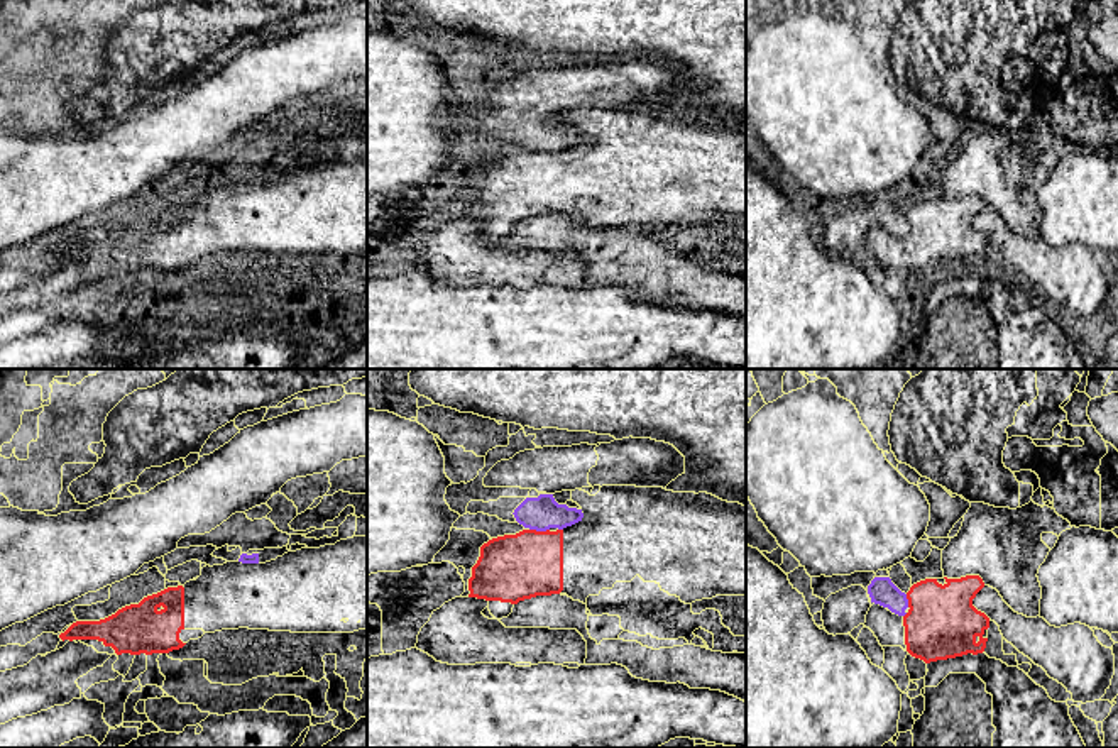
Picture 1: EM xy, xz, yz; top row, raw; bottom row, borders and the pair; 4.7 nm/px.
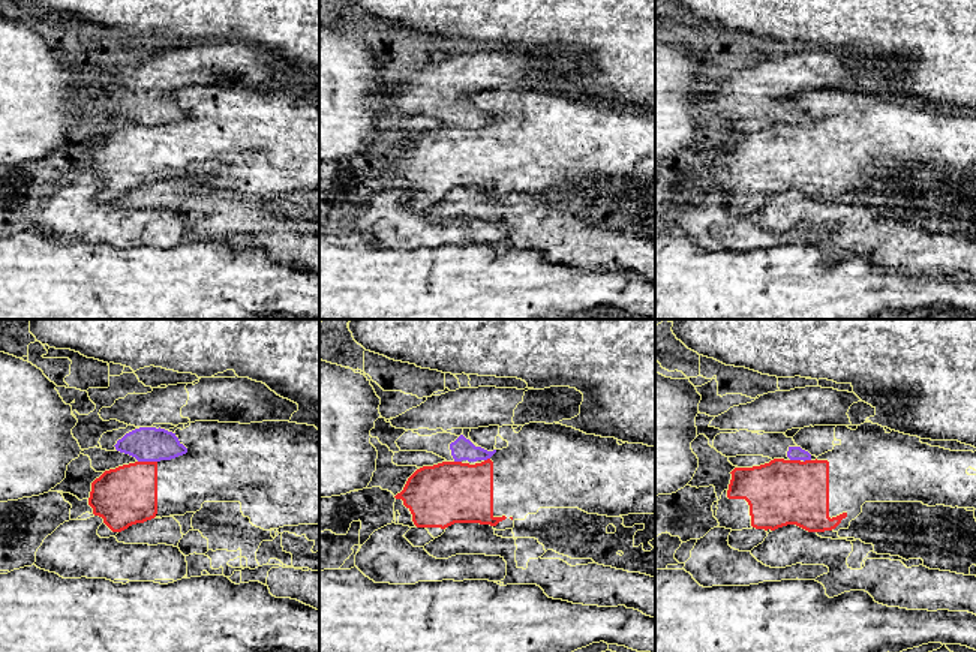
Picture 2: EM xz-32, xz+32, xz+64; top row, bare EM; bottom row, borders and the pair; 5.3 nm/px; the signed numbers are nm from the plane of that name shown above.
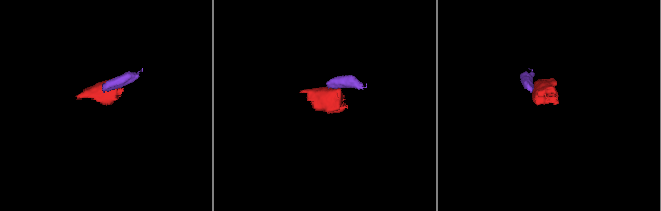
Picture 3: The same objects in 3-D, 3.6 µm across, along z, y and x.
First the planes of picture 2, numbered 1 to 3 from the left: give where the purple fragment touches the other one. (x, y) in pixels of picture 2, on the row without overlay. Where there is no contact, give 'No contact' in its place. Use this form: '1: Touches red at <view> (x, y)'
1: Touches red at xz-32 (147, 126)
2: Touches red at xz+32 (458, 126)
3: Touches red at xz+64 (795, 125)

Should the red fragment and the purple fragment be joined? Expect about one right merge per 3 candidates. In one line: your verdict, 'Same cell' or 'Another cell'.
Another cell

